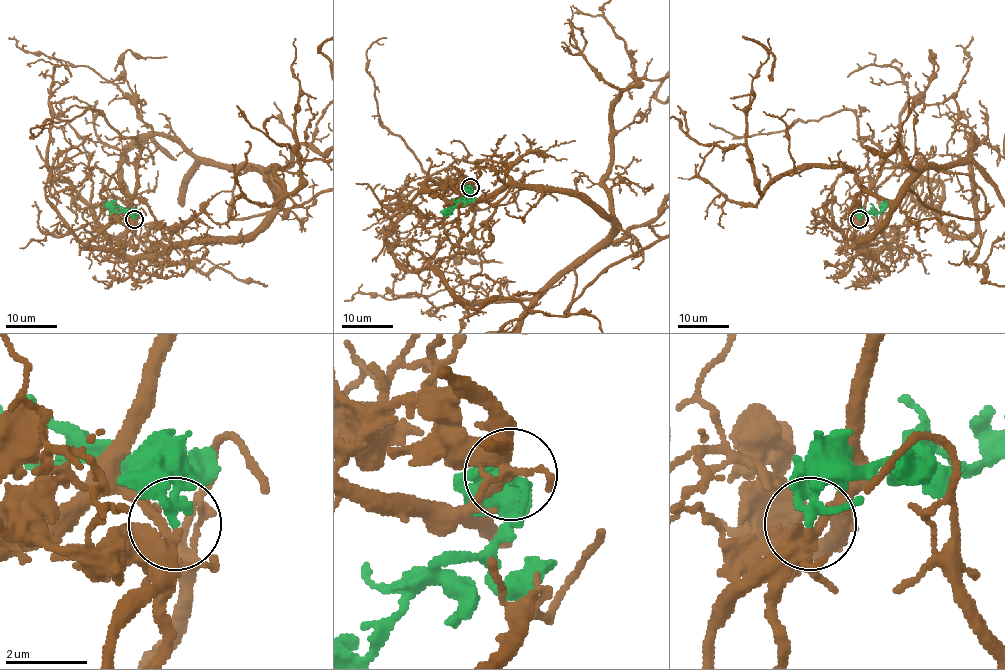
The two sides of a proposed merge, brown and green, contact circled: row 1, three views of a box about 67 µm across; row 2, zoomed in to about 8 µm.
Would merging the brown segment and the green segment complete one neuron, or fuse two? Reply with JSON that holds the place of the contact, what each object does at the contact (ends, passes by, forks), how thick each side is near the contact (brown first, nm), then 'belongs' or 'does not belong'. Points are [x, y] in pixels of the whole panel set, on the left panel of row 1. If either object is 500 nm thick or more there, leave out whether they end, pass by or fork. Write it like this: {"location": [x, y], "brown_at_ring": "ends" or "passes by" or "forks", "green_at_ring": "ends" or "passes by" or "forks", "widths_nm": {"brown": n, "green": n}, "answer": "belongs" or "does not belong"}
{"location": [134, 219], "brown_at_ring": "forks", "green_at_ring": "passes by", "widths_nm": {"brown": 260, "green": 200}, "answer": "belongs"}

